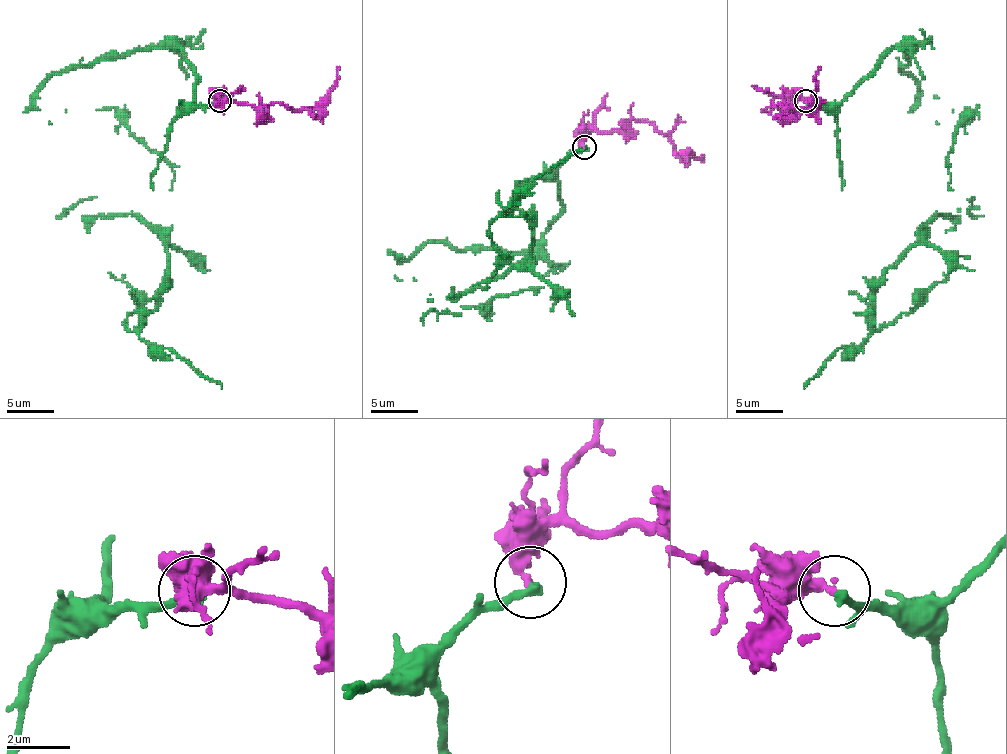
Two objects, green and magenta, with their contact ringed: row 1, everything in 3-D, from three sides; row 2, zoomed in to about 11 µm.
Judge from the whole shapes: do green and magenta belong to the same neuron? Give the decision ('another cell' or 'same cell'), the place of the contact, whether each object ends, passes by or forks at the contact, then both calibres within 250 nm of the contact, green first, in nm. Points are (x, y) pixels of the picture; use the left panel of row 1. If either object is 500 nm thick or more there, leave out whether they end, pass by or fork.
another cell; place (219, 101); green ends; magenta ends; calibres 320 and 320 nm

